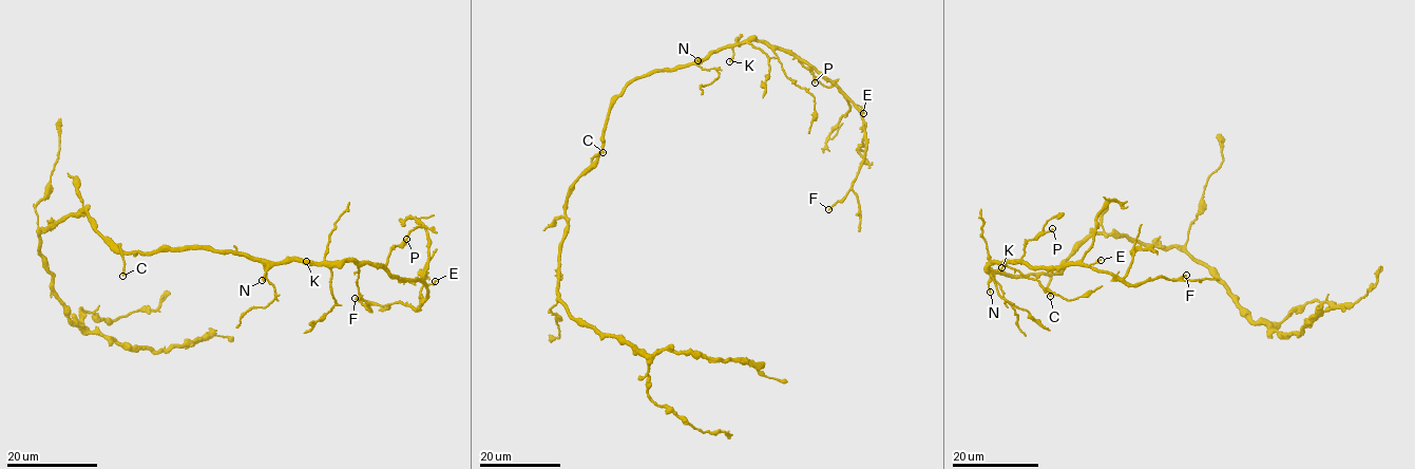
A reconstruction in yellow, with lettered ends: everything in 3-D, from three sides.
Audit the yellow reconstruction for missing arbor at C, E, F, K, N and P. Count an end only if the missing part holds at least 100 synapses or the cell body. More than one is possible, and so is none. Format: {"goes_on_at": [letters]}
{"goes_on_at": ["N"]}

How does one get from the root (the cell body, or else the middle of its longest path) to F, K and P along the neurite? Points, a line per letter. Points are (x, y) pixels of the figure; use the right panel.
F: (1035, 273), (987, 269), (1019, 260), (1031, 266), (1083, 264), (1141, 284), (1186, 275)
K: (1035, 273), (1005, 274), (988, 268), (993, 268), (992, 274), (987, 270), (1001, 267)
P: (1035, 273), (987, 269), (1019, 260), (1027, 242), (1052, 228)

